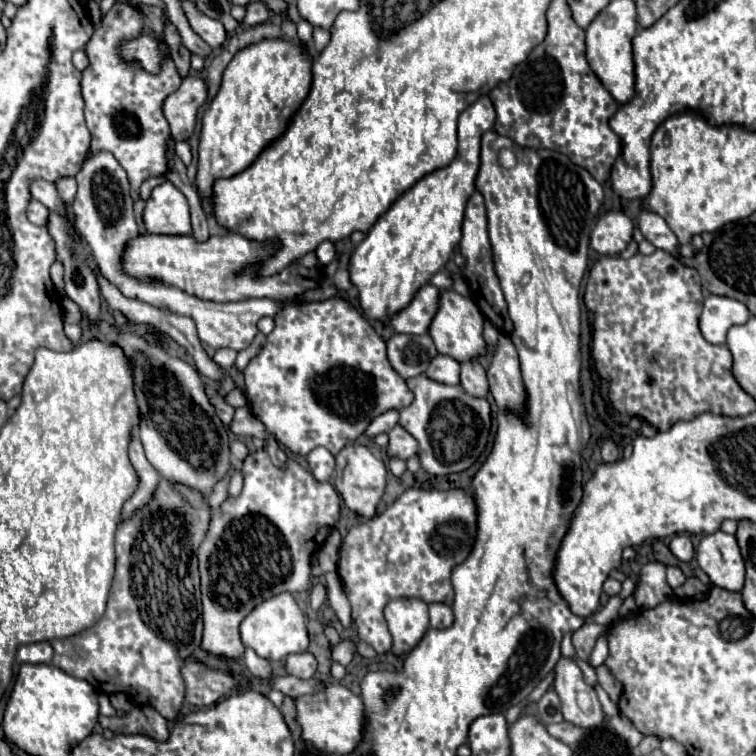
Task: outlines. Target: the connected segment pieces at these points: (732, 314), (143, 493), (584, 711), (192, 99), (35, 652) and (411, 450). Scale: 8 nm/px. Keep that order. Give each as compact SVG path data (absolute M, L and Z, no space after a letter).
M709 296L703 302L701 314L701 332L711 344L725 344L727 330L749 320L749 310L743 302L727 296Z
M131 434L129 460L131 460L135 472L137 472L139 484L137 484L137 490L133 492L133 496L123 506L123 518L131 516L131 512L135 508L141 508L143 504L147 504L147 500L151 500L151 492L155 492L155 484L159 480L159 472L155 472L155 468L145 458L143 444L139 444L139 436L137 434Z
M561 658L555 666L555 692L561 700L565 722L579 728L597 728L605 720L605 712L597 700L593 686L585 684L575 660Z
M195 74L183 78L181 88L167 96L163 114L171 126L173 140L187 140L193 134L197 110L205 100L207 100L205 80Z
M37 642L37 644L25 644L17 650L17 662L29 662L29 664L49 664L53 658L53 648L49 642Z
M395 426L391 432L389 432L389 446L387 446L387 454L389 456L397 456L397 458L411 458L413 454L417 454L419 450L419 444L417 440L403 428L403 426Z

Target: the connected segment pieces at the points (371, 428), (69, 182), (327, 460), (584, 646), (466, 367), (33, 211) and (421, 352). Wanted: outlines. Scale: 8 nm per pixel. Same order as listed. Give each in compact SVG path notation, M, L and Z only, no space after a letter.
M397 410L383 412L381 416L377 416L377 418L367 426L365 434L373 438L373 436L377 436L377 434L381 434L381 432L389 432L397 422L399 422L399 412L397 412Z
M63 178L63 180L57 180L55 182L61 198L65 200L65 204L71 208L71 200L75 198L75 192L77 192L77 184L75 184L75 178Z
M315 448L307 454L307 462L309 462L309 468L313 472L313 476L319 480L319 482L327 482L335 470L335 458L329 450L325 448Z
M583 624L579 630L573 632L573 646L575 646L575 656L581 658L581 660L589 660L591 656L591 650L597 642L597 636L605 632L605 626L599 626L599 624Z
M477 360L461 364L461 386L469 396L475 396L475 398L485 398L489 394L485 368Z
M31 200L29 208L27 208L27 218L37 226L45 226L49 212L47 212L47 208L43 208L43 204L39 204L39 200Z
M393 334L387 342L387 356L403 378L413 378L427 370L429 362L437 356L437 348L429 334Z

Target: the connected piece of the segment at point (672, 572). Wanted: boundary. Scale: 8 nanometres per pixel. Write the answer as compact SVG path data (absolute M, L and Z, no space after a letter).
M667 566L667 582L671 588L677 588L685 582L685 574L677 566Z

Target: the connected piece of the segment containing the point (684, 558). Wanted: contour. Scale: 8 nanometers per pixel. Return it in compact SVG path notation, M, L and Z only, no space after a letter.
M685 534L673 536L669 548L671 548L671 552L673 552L681 562L691 562L691 558L693 558L693 544L691 544L689 536L685 536Z

